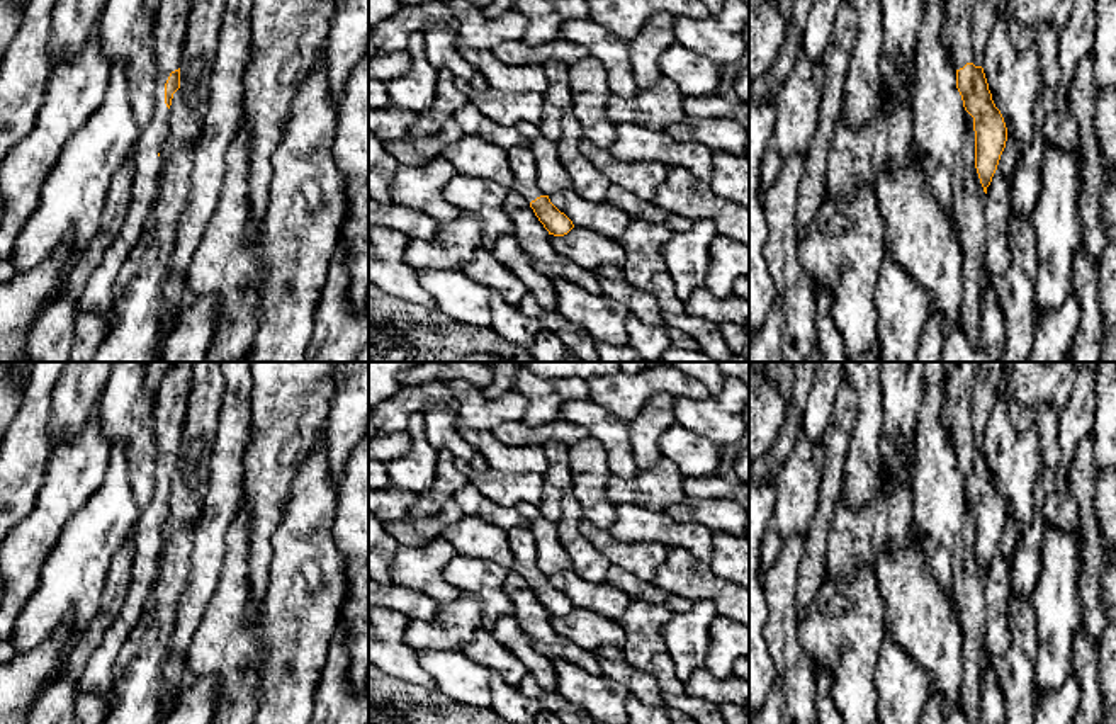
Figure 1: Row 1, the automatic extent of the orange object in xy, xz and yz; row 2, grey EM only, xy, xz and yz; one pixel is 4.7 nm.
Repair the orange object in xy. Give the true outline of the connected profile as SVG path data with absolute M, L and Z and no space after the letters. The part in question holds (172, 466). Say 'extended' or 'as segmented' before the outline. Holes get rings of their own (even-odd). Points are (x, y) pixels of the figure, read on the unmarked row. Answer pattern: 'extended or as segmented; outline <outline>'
extended; outline M177 362L155 396L155 493L129 534L132 539L132 580L122 608L110 622L102 644L88 658L85 671L78 678L78 695L104 693L110 690L112 663L131 631L141 620L144 603L153 585L158 581L158 556L161 551L158 534L163 530L170 513L170 486L173 474L180 469L180 442L187 418L189 387L189 362Z

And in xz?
extended; outline M513 529L508 532L510 547L513 551L515 563L511 573L520 574L530 583L538 602L554 617L567 615L574 605L561 593L545 576L537 564L537 542L530 529Z

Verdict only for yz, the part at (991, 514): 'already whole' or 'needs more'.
needs more

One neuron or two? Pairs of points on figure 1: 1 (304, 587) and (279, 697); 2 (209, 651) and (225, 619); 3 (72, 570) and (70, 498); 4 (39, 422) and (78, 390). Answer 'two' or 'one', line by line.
1: one
2: one
3: two
4: two

